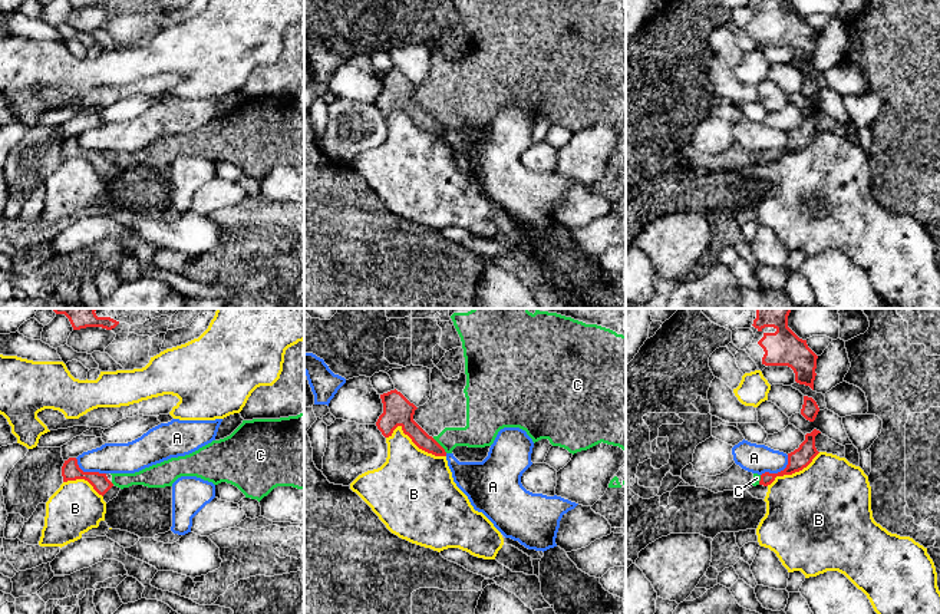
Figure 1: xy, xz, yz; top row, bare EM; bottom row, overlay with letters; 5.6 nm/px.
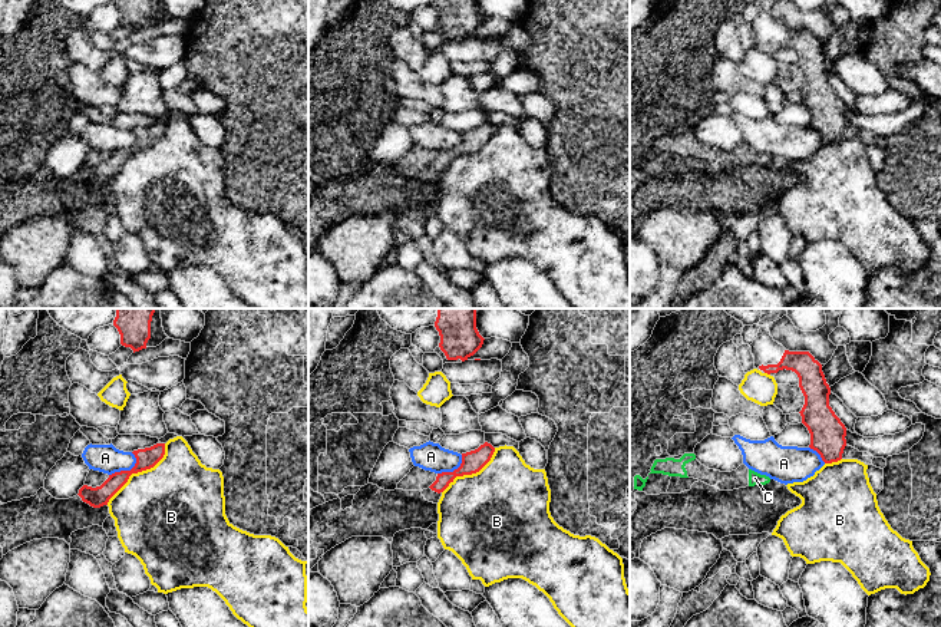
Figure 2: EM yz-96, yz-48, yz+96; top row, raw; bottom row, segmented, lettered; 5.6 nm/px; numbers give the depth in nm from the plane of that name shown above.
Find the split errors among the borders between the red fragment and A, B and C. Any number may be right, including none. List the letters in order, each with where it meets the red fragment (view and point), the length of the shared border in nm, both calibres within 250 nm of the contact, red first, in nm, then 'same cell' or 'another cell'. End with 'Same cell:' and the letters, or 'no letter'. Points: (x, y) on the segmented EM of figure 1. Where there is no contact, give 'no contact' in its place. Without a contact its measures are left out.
A: yz (778, 472) | 200 nm | 120/160 nm | another cell
B: xz (415, 444) | 360 nm | 170/440 nm | another cell
C: xz (439, 445) | 120 nm | 100/180 nm | same cell
Same cell: C

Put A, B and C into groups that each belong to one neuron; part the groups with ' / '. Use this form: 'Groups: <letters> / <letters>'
Groups: A / B / C

